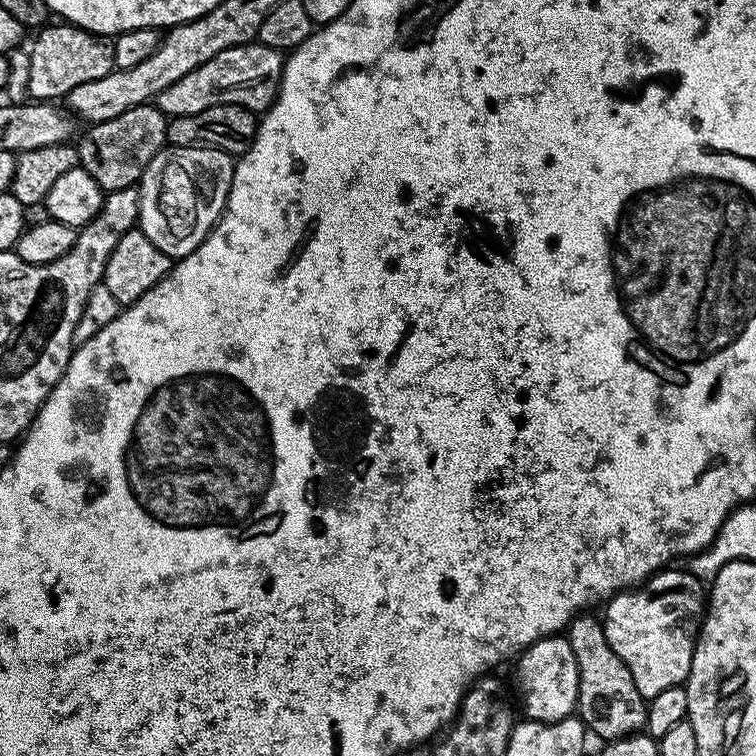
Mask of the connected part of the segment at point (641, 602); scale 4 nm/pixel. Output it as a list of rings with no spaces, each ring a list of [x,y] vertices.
[[[668,566],[649,576],[643,584],[616,593],[611,600],[603,605],[604,616],[602,623],[606,642],[626,662],[630,675],[634,677],[634,686],[638,686],[638,694],[642,694],[645,701],[653,700],[662,690],[681,687],[690,674],[690,666],[696,649],[698,629],[706,611],[706,588],[702,585],[701,577],[695,576],[691,570],[684,572],[677,566]]]

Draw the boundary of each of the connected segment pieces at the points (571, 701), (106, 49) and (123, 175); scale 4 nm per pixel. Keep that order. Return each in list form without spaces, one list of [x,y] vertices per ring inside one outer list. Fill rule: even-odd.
[[[557,634],[540,639],[525,648],[515,659],[515,664],[523,715],[527,719],[556,724],[575,713],[578,706],[578,666],[567,637]]]
[[[52,22],[35,33],[36,41],[30,44],[30,82],[28,94],[36,102],[56,102],[67,98],[74,86],[106,78],[116,68],[114,43],[99,32],[88,32],[67,22]]]
[[[149,102],[126,110],[126,114],[118,114],[118,118],[110,118],[110,122],[91,125],[89,132],[79,137],[79,167],[84,168],[105,193],[139,185],[152,159],[165,147],[168,121],[169,117]]]

